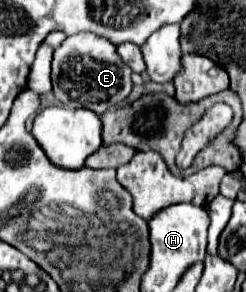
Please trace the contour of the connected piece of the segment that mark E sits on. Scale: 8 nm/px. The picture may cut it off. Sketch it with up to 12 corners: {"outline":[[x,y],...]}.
{"outline":[[102,36],[54,50],[54,96],[104,114],[132,92],[132,70]]}

